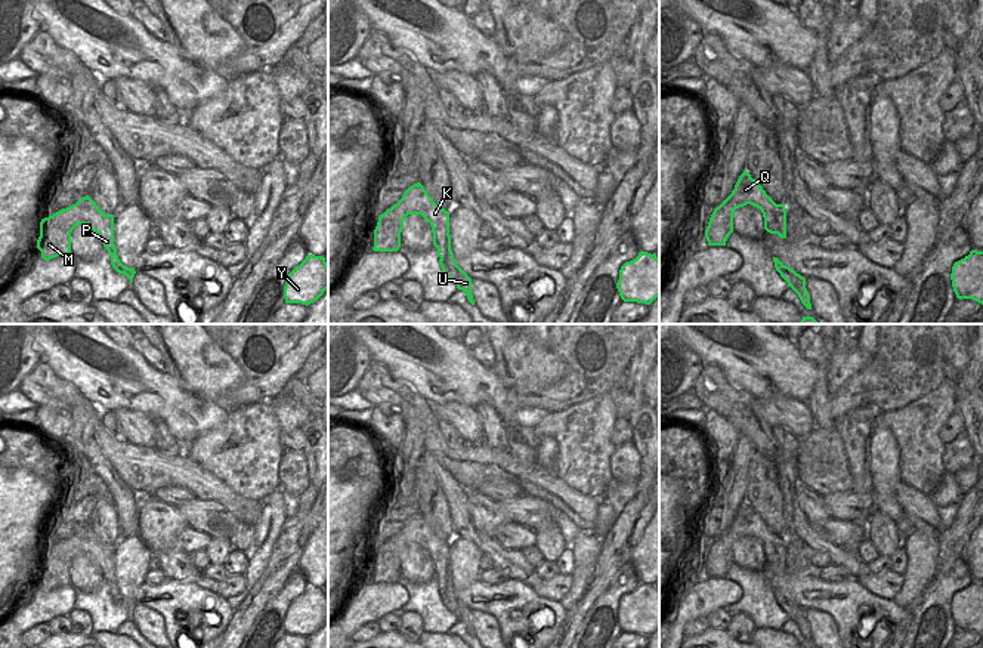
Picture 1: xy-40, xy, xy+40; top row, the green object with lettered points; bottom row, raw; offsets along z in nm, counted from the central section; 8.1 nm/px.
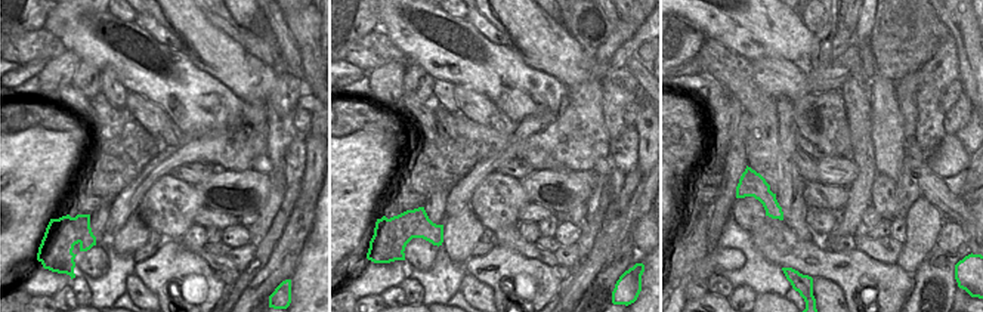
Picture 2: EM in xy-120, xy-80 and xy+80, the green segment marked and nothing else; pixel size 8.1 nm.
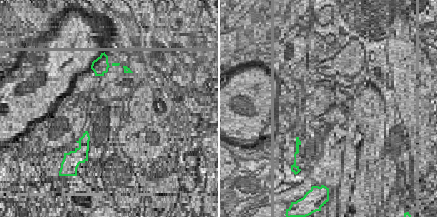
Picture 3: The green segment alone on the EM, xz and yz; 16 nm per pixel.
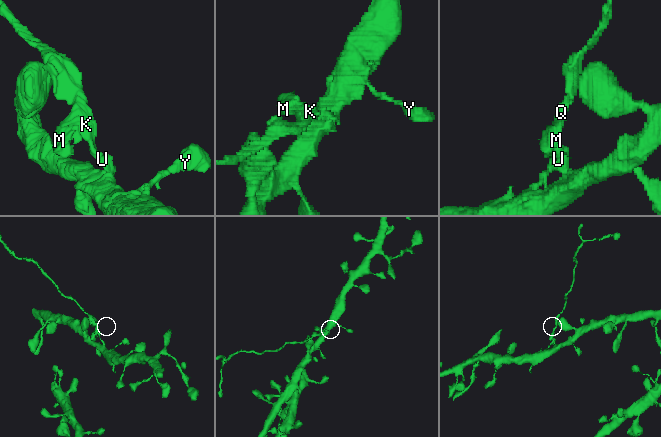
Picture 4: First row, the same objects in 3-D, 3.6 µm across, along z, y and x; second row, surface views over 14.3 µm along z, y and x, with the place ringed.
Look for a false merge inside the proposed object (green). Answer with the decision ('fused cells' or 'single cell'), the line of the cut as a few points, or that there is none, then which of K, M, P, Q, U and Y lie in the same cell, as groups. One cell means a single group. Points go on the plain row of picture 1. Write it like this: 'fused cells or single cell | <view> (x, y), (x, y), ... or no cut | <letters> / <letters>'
fused cells | xy (450, 576), (450, 580), (441, 589) | K M P Q / U Y

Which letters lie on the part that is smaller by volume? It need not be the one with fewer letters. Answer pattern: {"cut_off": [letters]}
{"cut_off": ["K", "M", "P", "Q"]}

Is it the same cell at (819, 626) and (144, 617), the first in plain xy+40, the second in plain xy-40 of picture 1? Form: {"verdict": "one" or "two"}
{"verdict": "one"}

